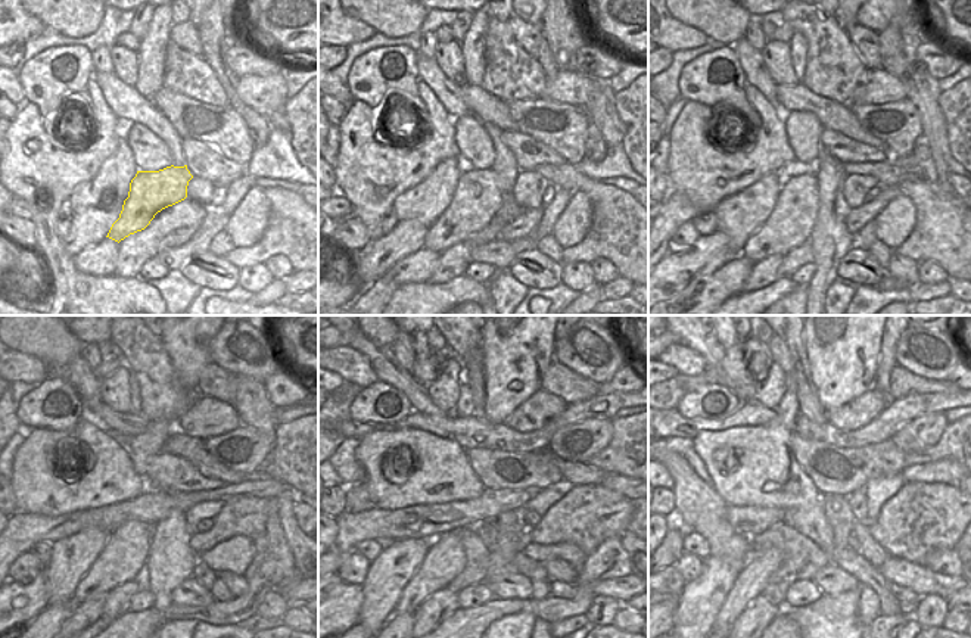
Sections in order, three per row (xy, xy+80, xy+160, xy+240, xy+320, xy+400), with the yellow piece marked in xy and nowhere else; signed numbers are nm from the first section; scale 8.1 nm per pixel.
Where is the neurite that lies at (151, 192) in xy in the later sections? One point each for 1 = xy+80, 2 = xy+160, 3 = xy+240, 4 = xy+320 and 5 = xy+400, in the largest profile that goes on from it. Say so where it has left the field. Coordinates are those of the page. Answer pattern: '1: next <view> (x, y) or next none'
1: next xy+80 (476, 199)
2: next xy+160 (790, 224)
3: next xy+240 (124, 554)
4: next xy+320 (445, 559)
5: next xy+400 (750, 582)

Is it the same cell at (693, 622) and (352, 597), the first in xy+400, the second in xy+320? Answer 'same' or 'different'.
different

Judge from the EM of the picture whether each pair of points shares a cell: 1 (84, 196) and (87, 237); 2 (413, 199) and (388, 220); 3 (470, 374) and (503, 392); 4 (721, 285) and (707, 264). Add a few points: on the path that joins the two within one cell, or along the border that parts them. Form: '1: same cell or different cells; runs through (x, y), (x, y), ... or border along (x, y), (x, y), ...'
1: different cells; border along (96, 205), (72, 212)
2: different cells; border along (392, 207), (398, 220)
3: different cells; border along (479, 348), (484, 372), (484, 413)
4: different cells; border along (731, 260), (709, 274), (688, 295)

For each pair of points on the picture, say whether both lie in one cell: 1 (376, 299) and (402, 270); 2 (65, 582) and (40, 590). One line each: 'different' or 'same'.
1: same
2: different

